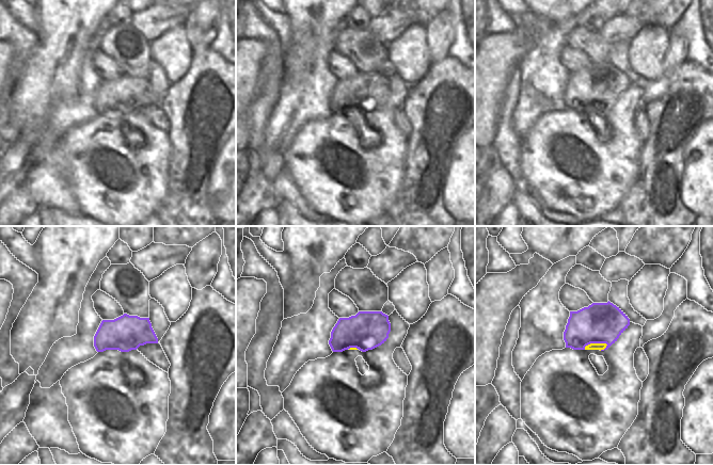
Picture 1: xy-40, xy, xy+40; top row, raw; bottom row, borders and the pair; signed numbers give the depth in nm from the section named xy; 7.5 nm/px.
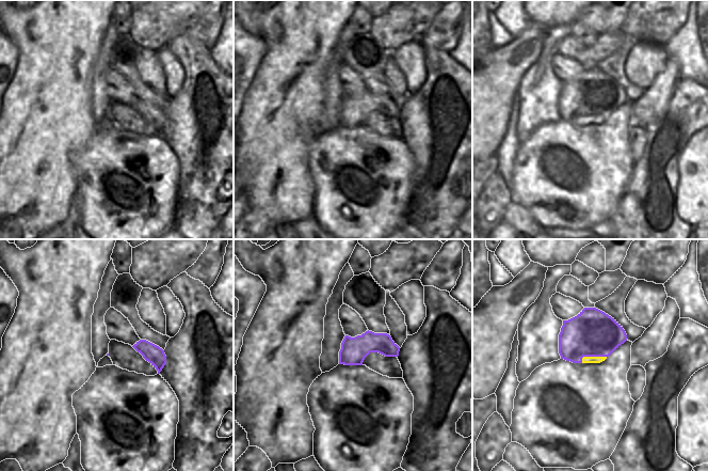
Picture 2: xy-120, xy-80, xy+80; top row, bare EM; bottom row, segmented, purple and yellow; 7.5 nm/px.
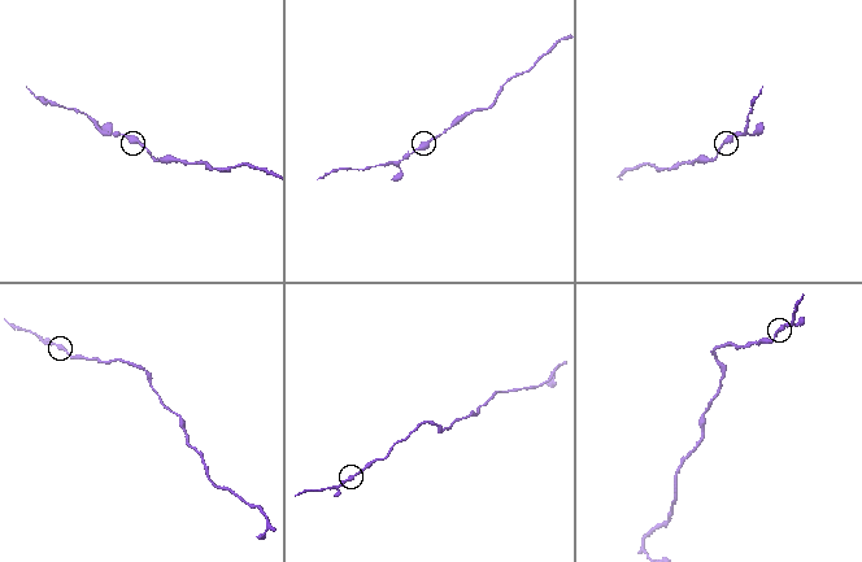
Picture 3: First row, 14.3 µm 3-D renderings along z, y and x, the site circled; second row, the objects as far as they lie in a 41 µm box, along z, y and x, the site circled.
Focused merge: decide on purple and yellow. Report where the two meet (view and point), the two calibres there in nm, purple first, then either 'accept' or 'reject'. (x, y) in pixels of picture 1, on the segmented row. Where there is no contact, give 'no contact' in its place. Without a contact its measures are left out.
meets purple in xy+40 at (595, 342); 300 nm thick on the purple side, 50 nm on the other; accept

